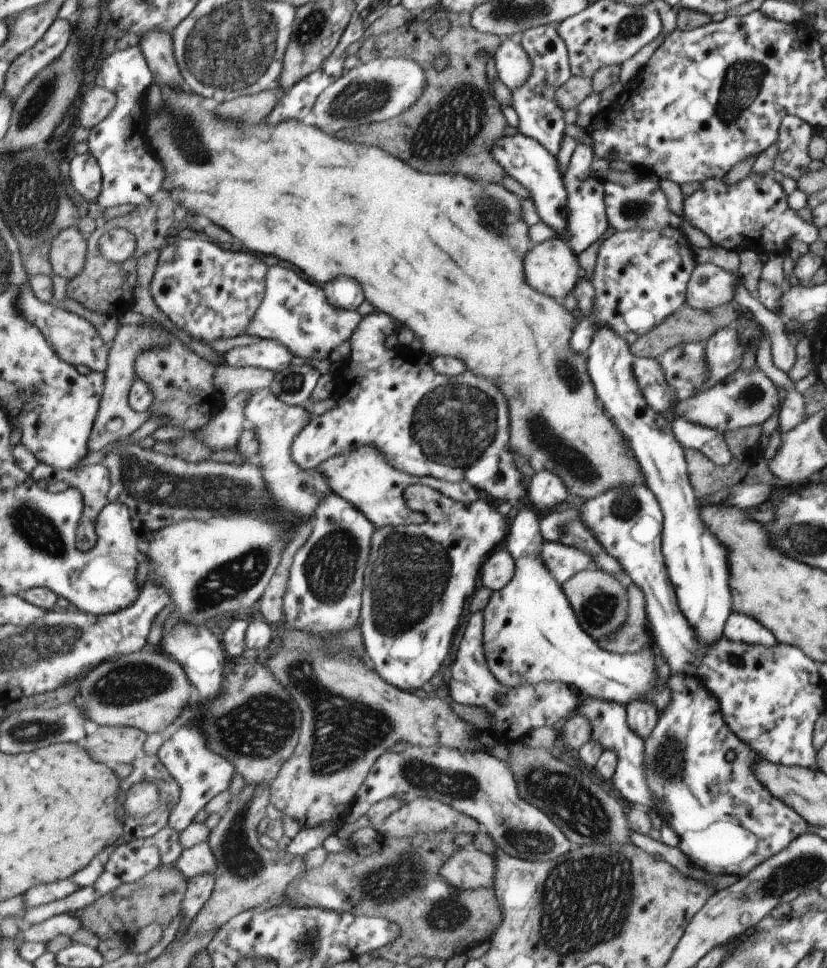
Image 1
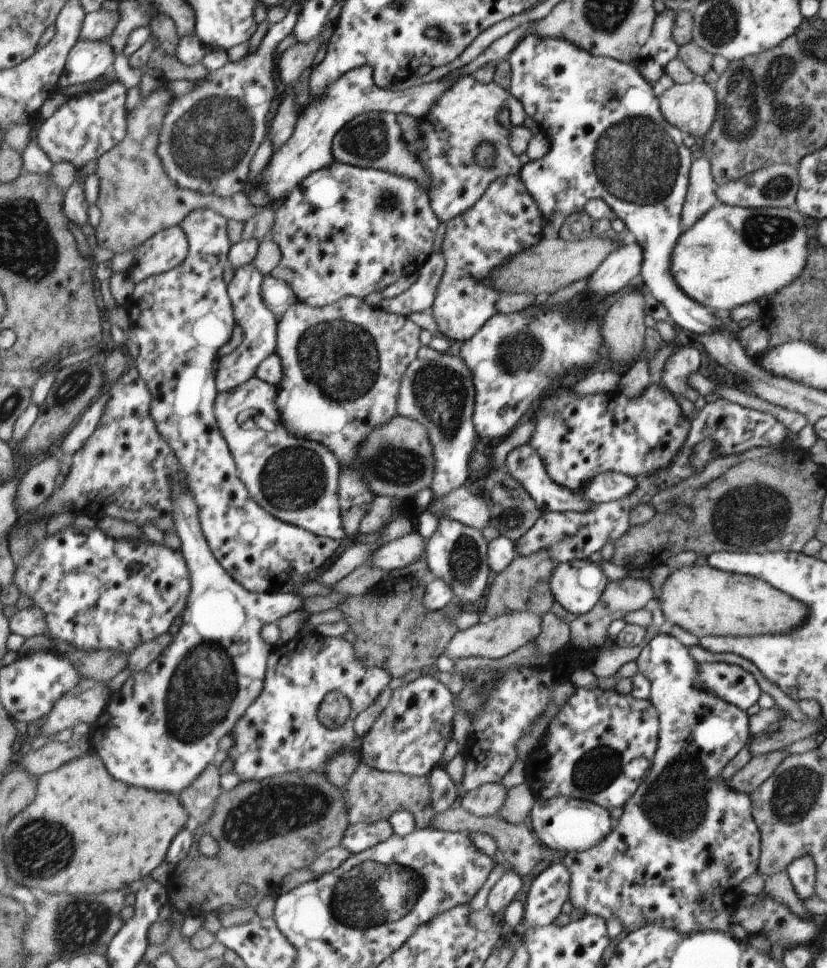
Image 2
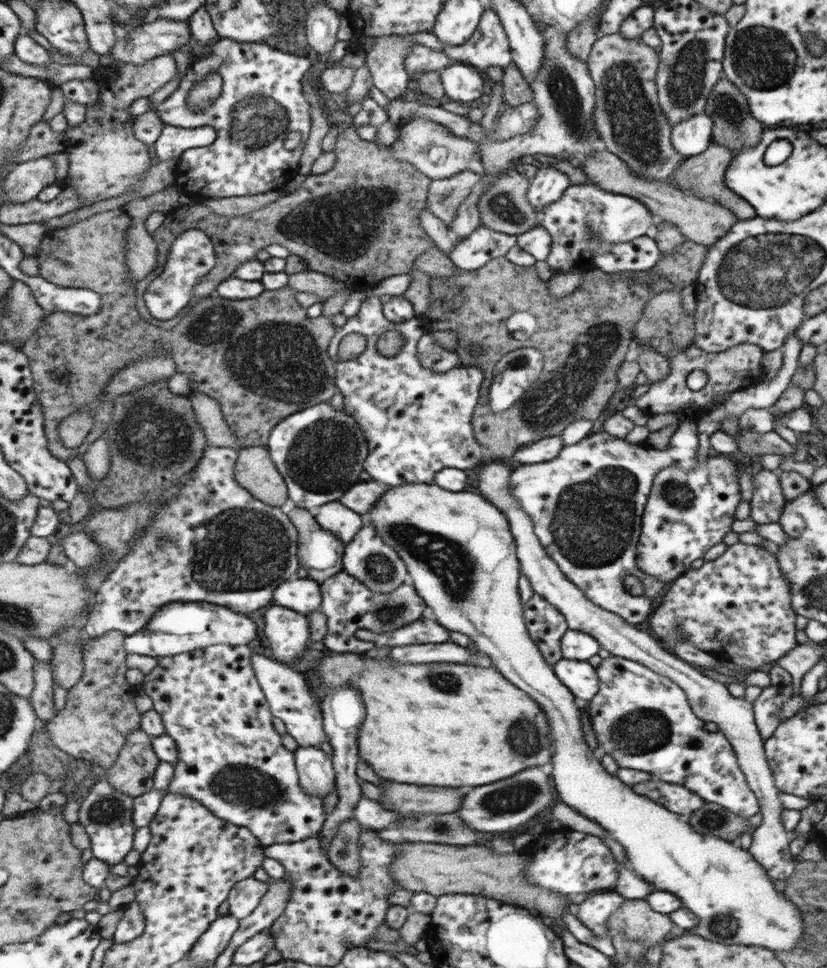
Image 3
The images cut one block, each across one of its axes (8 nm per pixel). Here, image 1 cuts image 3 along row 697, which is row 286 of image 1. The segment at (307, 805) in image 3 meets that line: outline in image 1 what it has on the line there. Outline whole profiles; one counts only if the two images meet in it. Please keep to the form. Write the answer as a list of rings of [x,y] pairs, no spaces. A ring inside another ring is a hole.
[[[203,235],[189,240],[175,238],[171,245],[161,250],[160,260],[151,282],[151,294],[159,308],[177,328],[203,341],[226,339],[247,334],[251,320],[265,300],[266,277],[270,264],[249,251],[239,252],[225,248],[213,241],[207,242]]]

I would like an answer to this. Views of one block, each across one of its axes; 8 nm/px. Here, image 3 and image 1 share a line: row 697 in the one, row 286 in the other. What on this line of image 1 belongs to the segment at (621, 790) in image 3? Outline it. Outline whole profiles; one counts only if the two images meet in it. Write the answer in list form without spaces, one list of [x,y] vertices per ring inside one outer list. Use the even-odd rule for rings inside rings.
[[[555,237],[531,246],[523,260],[527,284],[552,300],[558,300],[577,284],[577,262],[573,250]]]

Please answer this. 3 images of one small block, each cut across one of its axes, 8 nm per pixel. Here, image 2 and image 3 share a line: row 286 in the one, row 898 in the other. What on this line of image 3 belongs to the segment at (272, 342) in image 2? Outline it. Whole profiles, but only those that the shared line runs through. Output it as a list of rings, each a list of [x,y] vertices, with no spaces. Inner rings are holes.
[[[254,877],[238,882],[230,892],[229,913],[239,920],[247,918],[259,906],[270,886],[271,883],[262,882]]]

